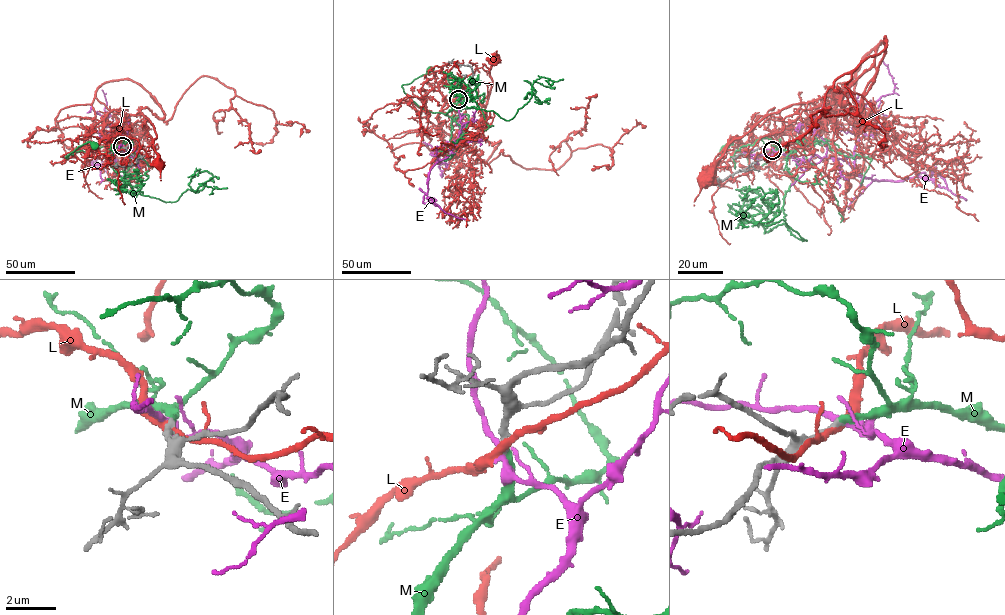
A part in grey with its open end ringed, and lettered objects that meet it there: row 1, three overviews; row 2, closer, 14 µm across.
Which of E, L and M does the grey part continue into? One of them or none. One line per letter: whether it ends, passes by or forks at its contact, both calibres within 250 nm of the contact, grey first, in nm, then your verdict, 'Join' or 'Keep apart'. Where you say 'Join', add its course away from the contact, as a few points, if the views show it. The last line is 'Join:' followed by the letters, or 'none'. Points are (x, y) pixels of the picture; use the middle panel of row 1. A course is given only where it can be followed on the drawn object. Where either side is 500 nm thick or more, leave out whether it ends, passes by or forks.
E: It passes by. Thickness 260 nm (grey) against 240 nm. Keep apart
L: It passes by. Thickness 280 nm (grey) against 300 nm. Keep apart
M: It ends there. Thickness 240 nm (grey) against 240 nm. Join. Its course: (458, 99), (445, 114), (421, 108), (411, 99), (402, 87), (429, 69)
Join: M

